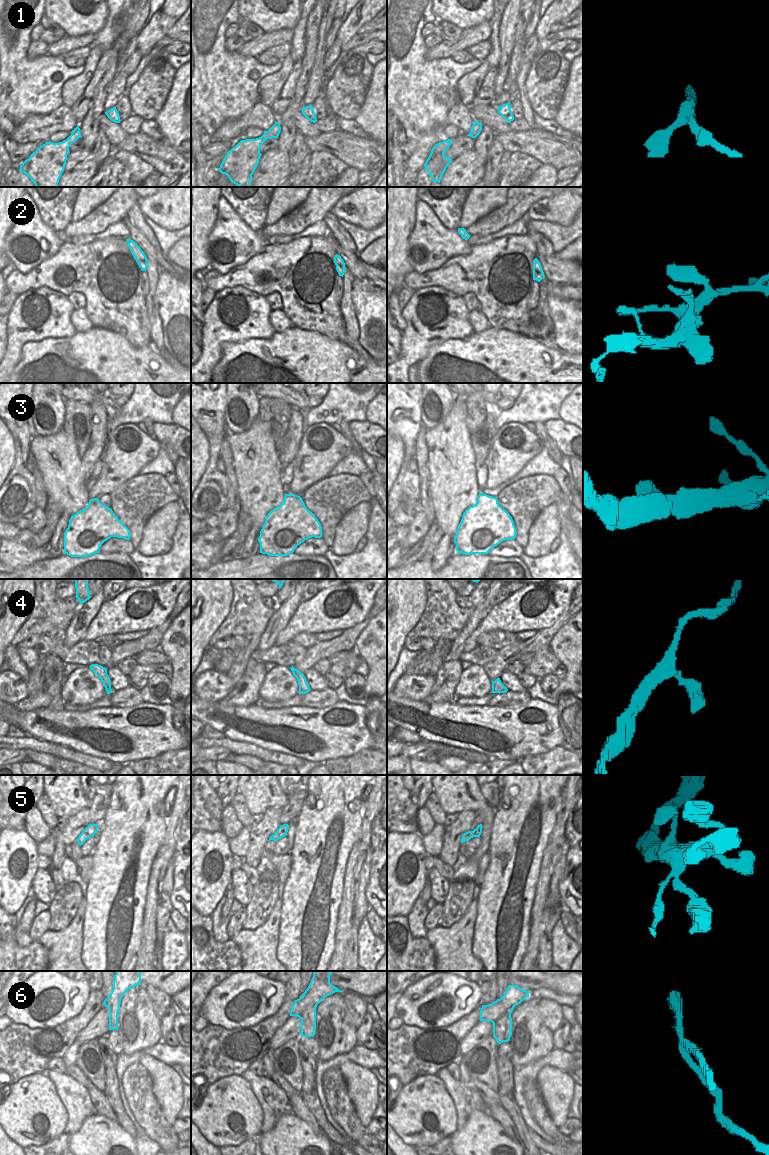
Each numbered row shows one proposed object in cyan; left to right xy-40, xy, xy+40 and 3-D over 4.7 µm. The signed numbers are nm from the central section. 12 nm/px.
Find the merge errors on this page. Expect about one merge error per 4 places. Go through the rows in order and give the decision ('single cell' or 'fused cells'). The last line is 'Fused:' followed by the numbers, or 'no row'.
1: single cell
2: single cell
3: single cell
4: single cell
5: fused cells
6: fused cells
Fused: 5, 6

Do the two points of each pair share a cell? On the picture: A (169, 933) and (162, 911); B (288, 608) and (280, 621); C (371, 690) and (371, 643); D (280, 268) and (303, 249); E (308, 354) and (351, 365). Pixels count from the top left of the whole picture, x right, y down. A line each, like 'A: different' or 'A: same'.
A: different
B: same
C: same
D: same
E: same

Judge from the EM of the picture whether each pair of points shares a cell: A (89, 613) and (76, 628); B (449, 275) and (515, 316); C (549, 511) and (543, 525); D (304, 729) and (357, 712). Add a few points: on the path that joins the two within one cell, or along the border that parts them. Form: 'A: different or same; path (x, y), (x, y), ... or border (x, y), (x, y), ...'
A: same; path (85, 617), (79, 624)
B: same; path (465, 281), (474, 282), (499, 307)
C: same; path (549, 514), (546, 522)
D: same; path (319, 729), (340, 729), (343, 726), (349, 725)

